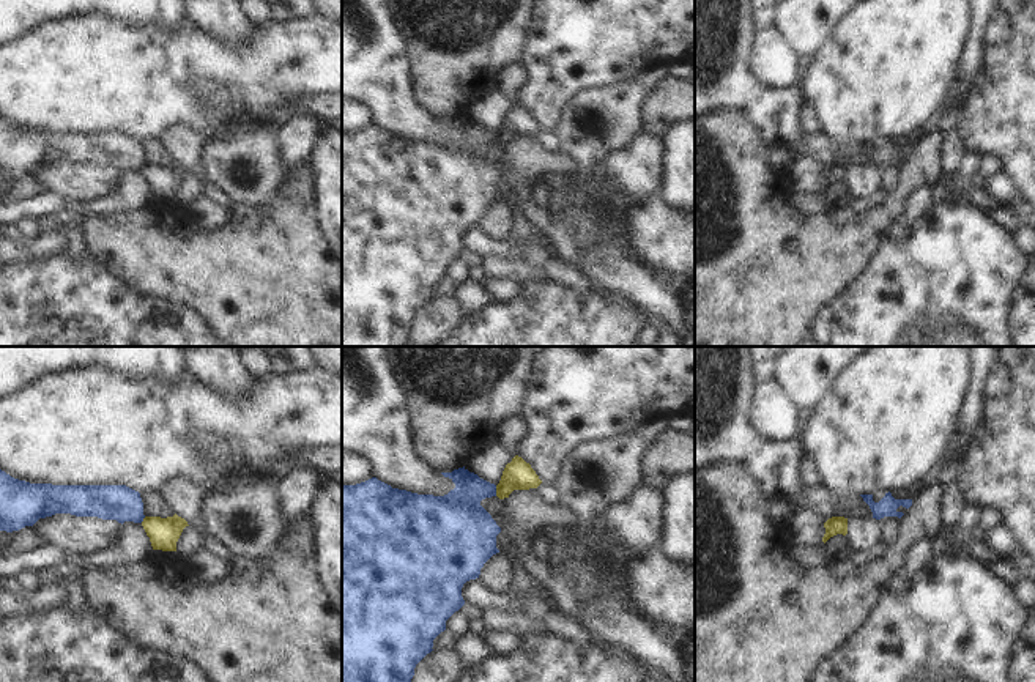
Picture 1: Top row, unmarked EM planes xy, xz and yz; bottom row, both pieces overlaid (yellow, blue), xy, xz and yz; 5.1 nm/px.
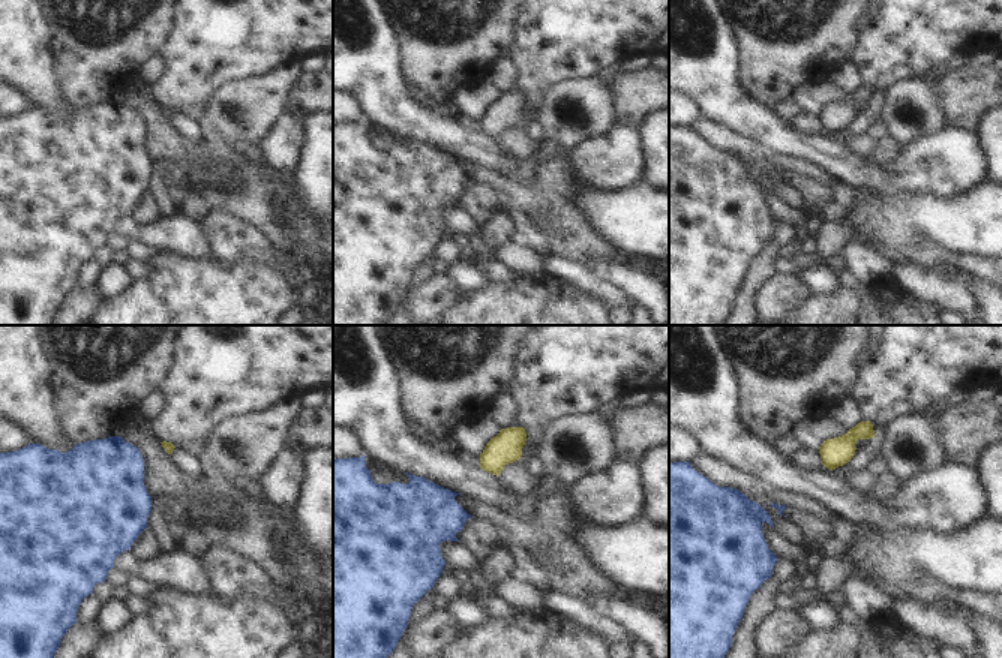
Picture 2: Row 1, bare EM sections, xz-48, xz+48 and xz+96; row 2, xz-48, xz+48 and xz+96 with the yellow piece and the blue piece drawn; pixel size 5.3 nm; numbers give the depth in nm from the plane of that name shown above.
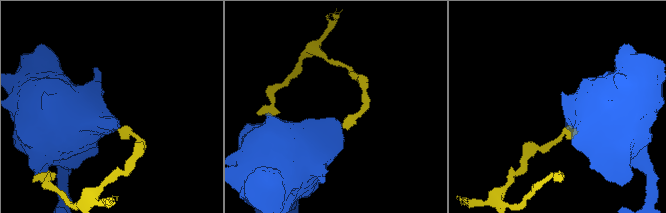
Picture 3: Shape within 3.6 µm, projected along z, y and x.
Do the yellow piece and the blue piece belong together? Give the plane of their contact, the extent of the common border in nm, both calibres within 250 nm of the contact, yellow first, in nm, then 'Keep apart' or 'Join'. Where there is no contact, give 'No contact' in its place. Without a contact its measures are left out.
Touches yellow in xz. Shared border 60 nm. Thickness 150 nm (yellow) against 280 nm. Keep apart

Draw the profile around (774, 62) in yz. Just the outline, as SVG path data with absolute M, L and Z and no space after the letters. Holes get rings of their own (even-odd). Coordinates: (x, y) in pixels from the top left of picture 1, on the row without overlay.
M777 25L758 30L751 50L751 71L758 80L773 88L799 85L799 55Z

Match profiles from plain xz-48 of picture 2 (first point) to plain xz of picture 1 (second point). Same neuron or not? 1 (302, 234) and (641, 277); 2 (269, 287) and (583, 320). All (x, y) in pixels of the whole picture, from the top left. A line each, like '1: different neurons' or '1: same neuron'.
1: different neurons
2: same neuron

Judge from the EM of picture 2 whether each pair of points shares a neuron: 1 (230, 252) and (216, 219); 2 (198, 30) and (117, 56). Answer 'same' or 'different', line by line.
1: same
2: different

